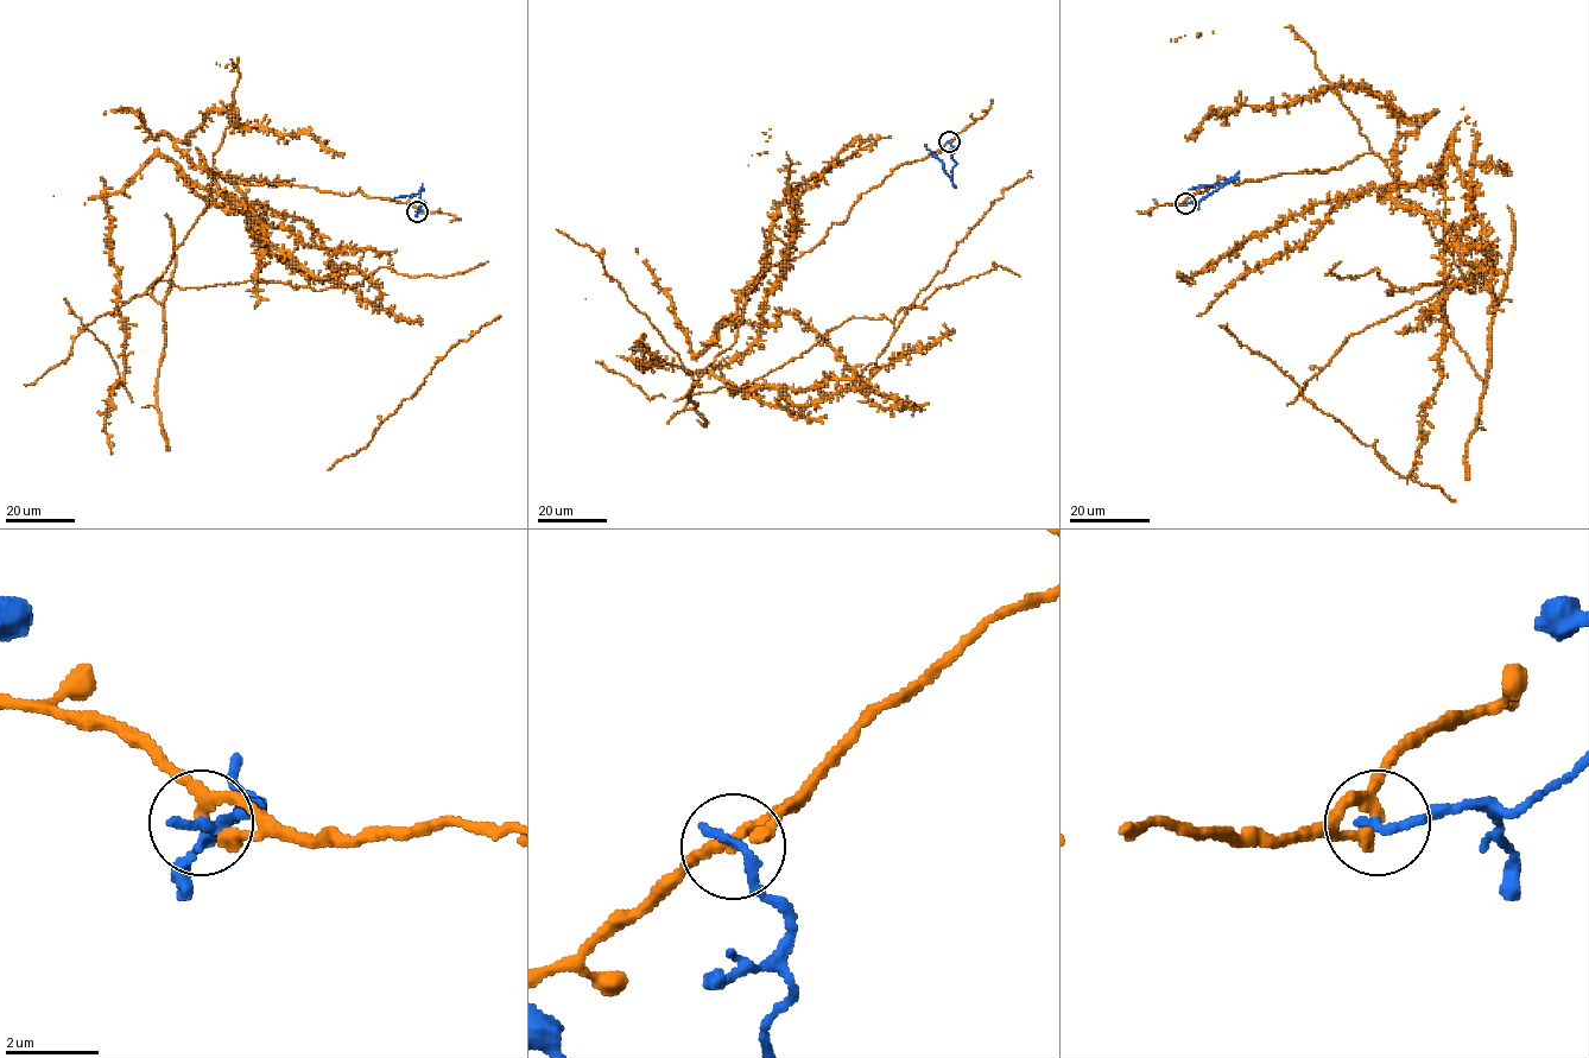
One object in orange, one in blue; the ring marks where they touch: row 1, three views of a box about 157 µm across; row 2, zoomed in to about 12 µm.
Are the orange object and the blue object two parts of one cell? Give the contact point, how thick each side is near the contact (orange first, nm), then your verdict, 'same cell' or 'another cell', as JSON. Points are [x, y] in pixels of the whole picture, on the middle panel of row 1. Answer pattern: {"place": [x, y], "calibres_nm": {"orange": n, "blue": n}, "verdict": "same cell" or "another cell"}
{"place": [949, 141], "calibres_nm": {"orange": 240, "blue": 260}, "verdict": "another cell"}

